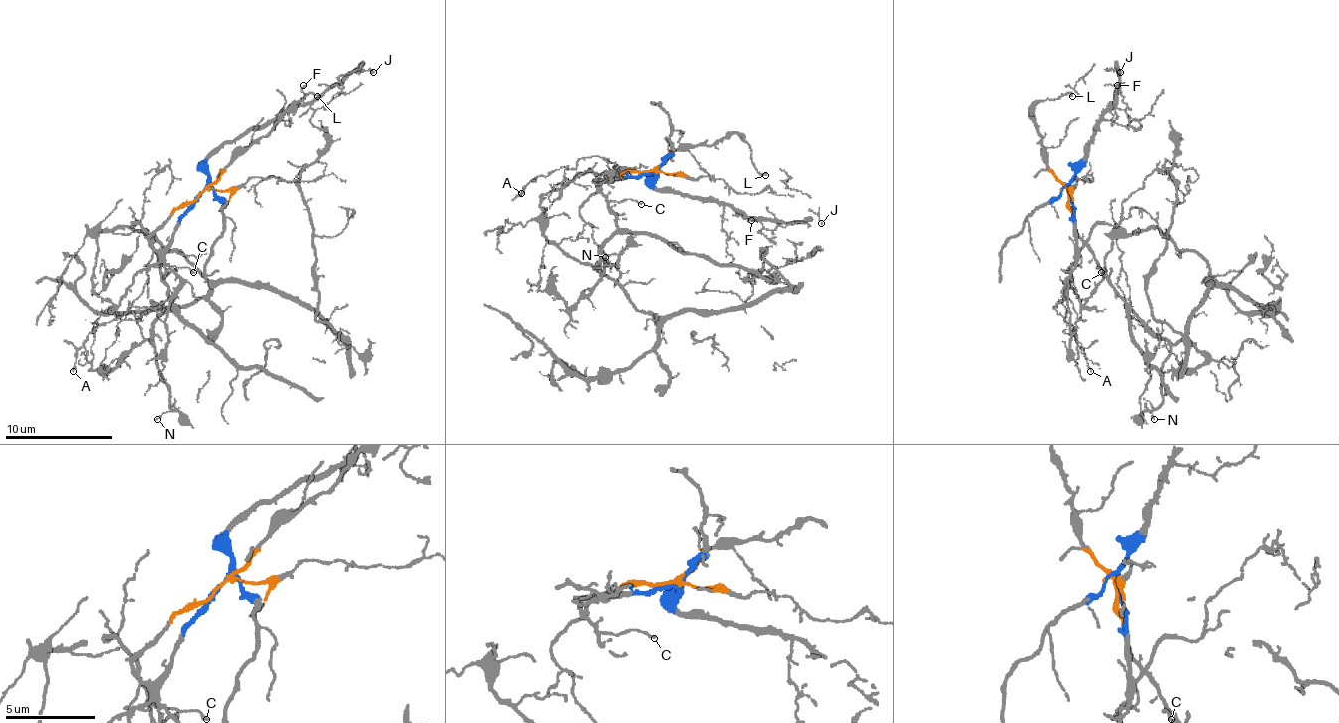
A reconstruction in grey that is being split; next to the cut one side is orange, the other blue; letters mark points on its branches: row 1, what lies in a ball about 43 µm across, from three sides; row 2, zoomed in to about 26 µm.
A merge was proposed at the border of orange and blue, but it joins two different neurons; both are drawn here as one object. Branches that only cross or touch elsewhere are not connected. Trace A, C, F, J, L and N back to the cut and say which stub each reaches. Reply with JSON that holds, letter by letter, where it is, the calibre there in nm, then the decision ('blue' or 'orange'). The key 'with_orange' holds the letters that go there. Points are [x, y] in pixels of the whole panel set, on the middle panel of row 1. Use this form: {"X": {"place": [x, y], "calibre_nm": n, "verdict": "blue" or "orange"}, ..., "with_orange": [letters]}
{"A": {"place": [521, 193], "calibre_nm": 130, "verdict": "blue"}, "C": {"place": [641, 204], "calibre_nm": 130, "verdict": "orange"}, "F": {"place": [751, 220], "calibre_nm": 130, "verdict": "blue"}, "J": {"place": [821, 223], "calibre_nm": 70, "verdict": "blue"}, "L": {"place": [765, 175], "calibre_nm": 140, "verdict": "orange"}, "N": {"place": [605, 257], "calibre_nm": 110, "verdict": "orange"}, "with_orange": ["C", "L", "N"]}

